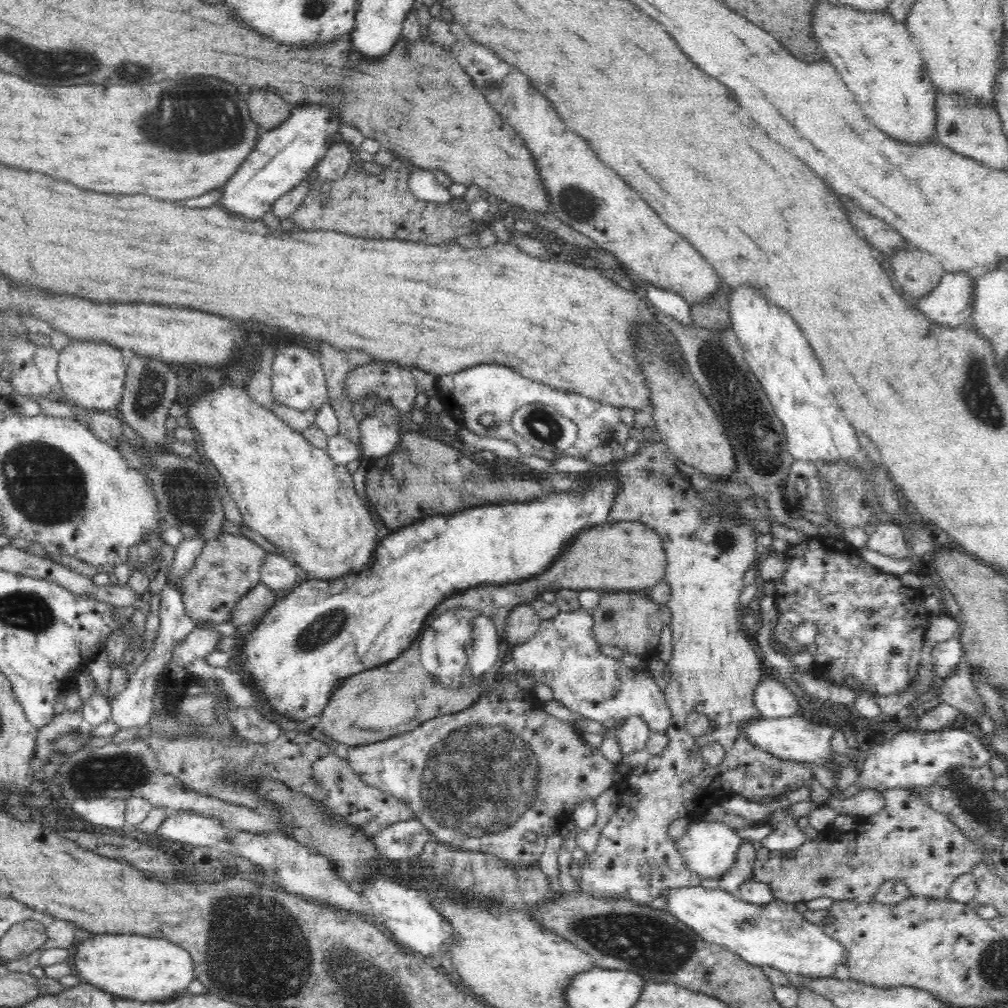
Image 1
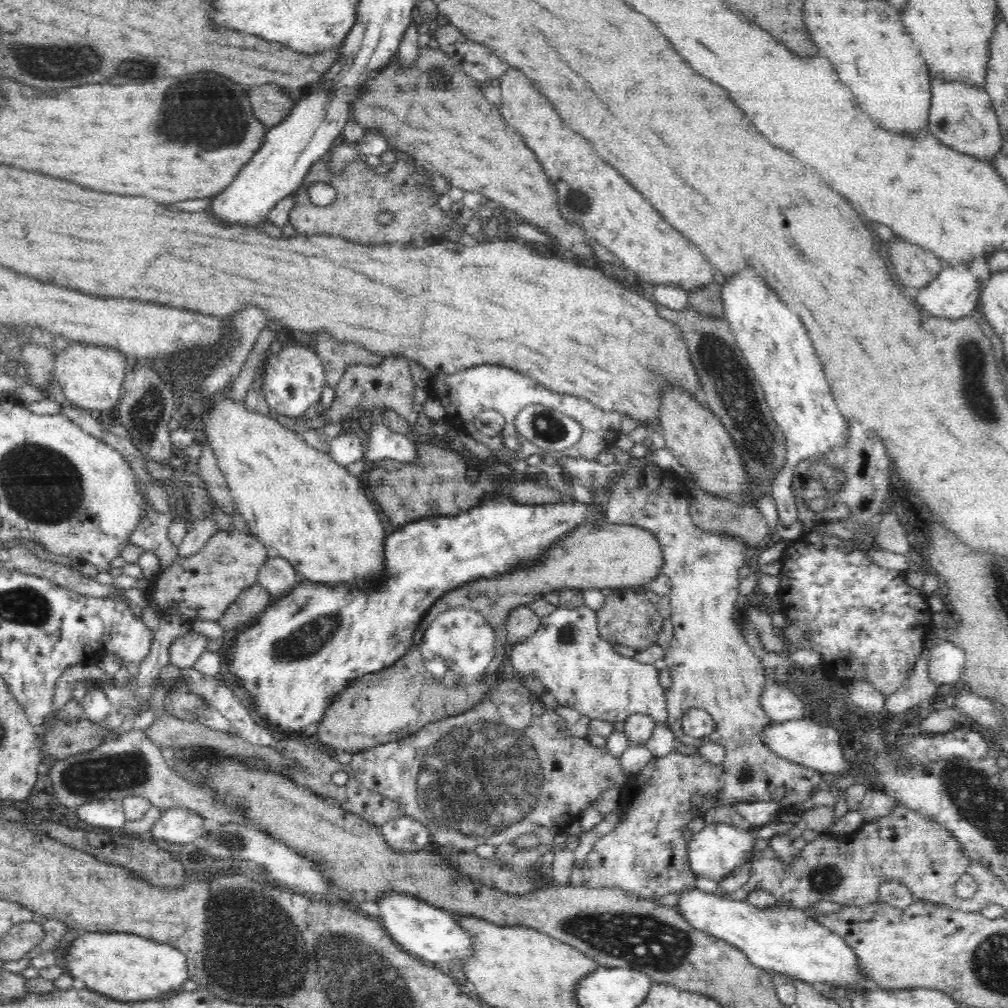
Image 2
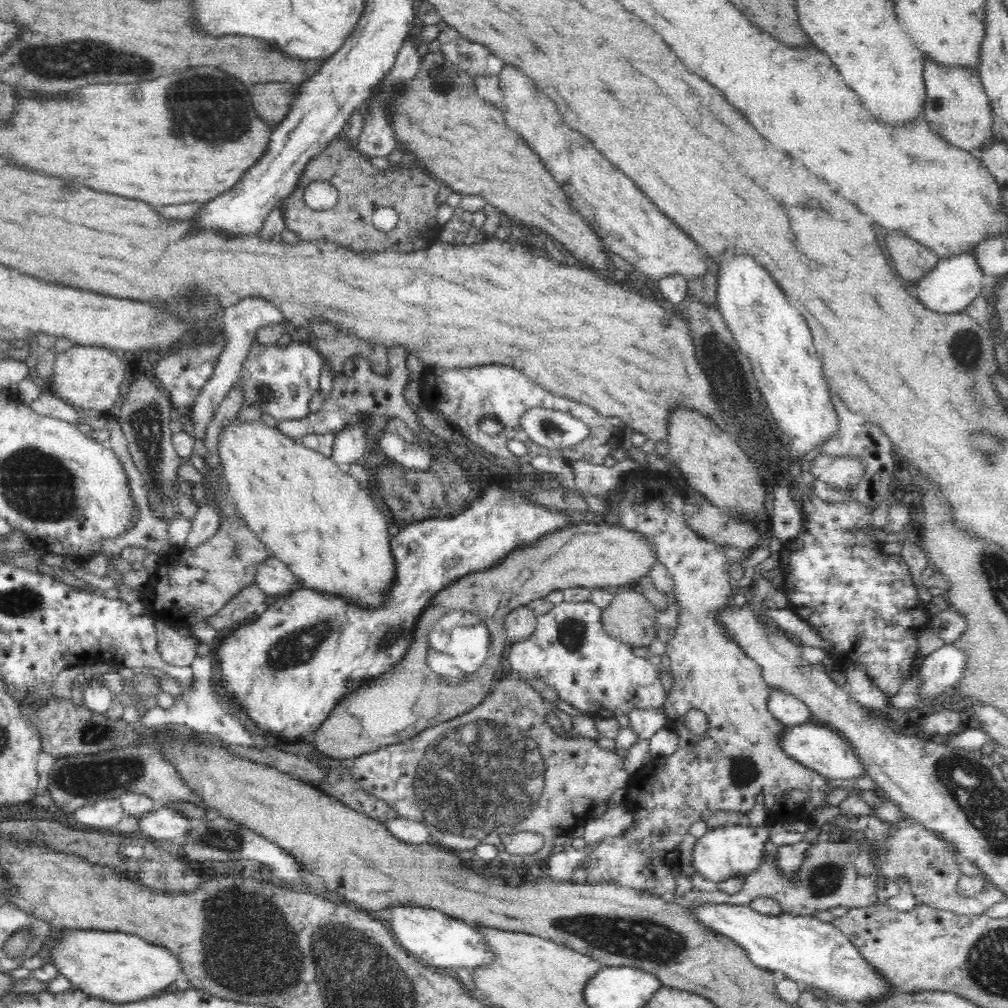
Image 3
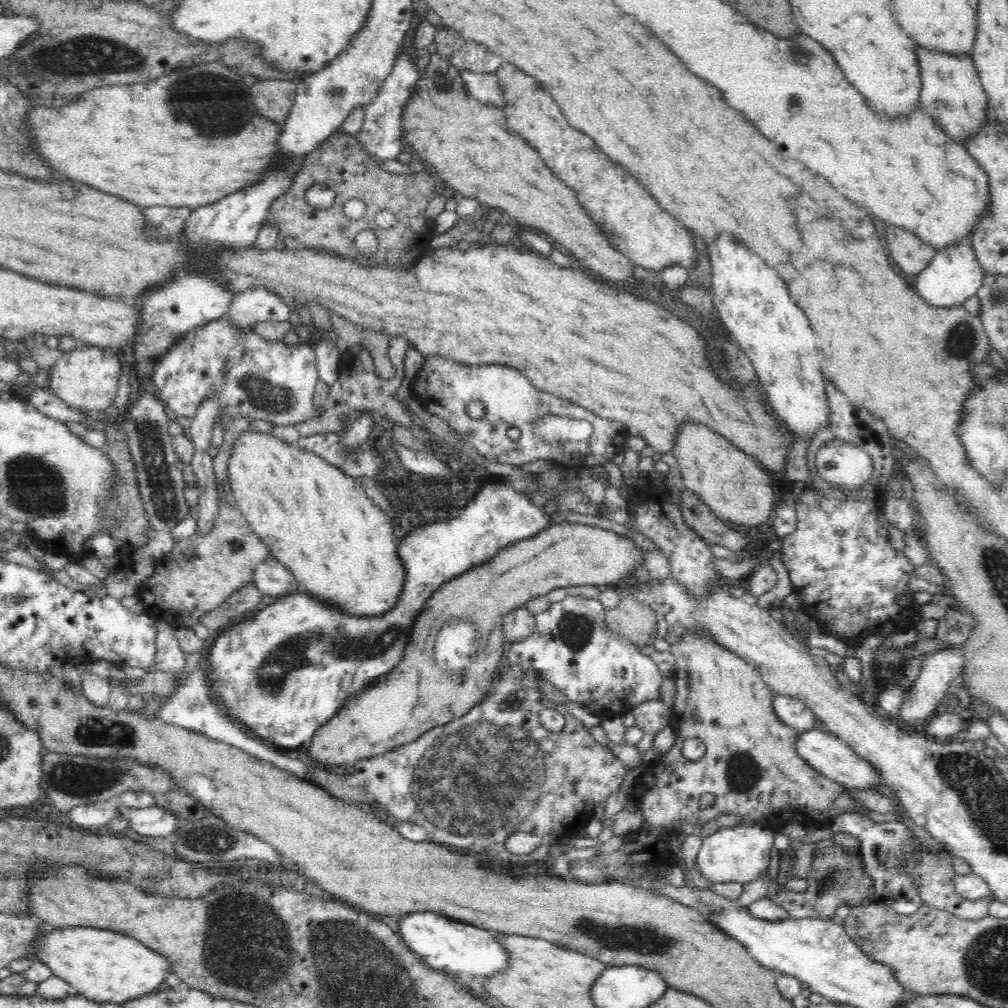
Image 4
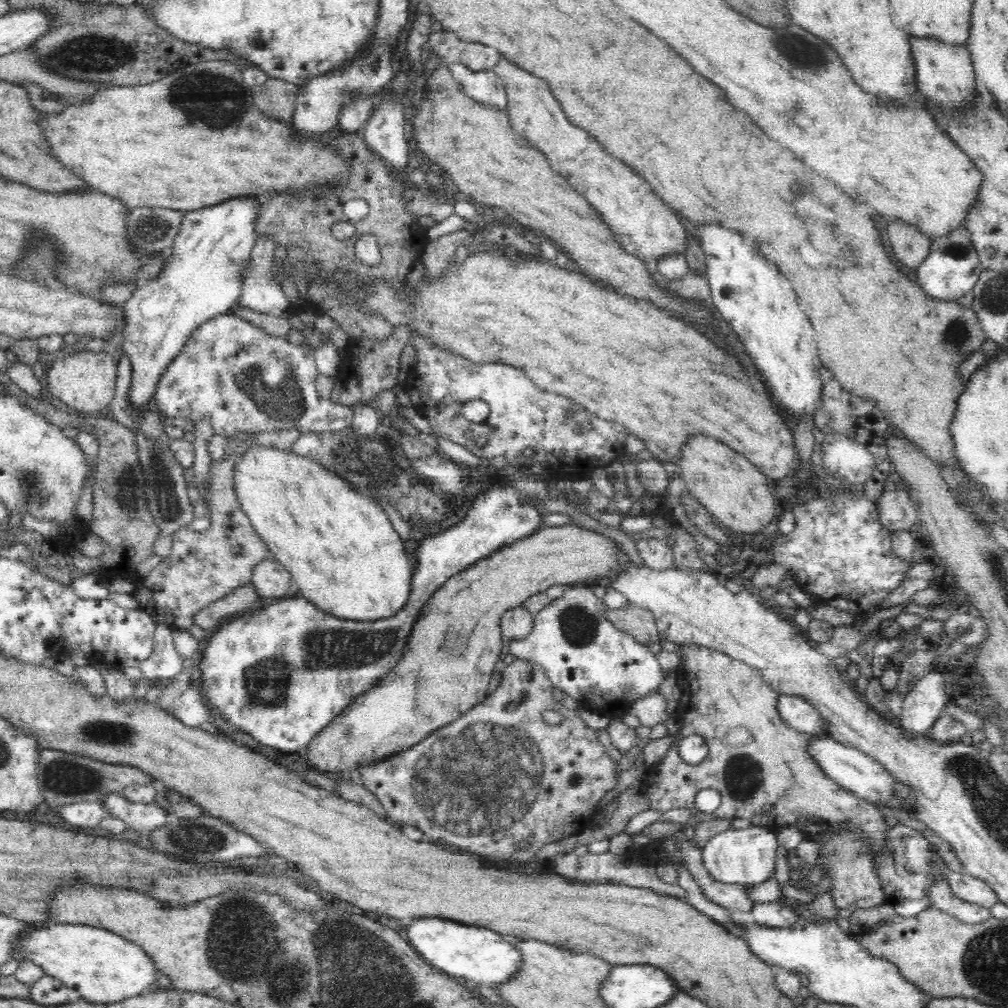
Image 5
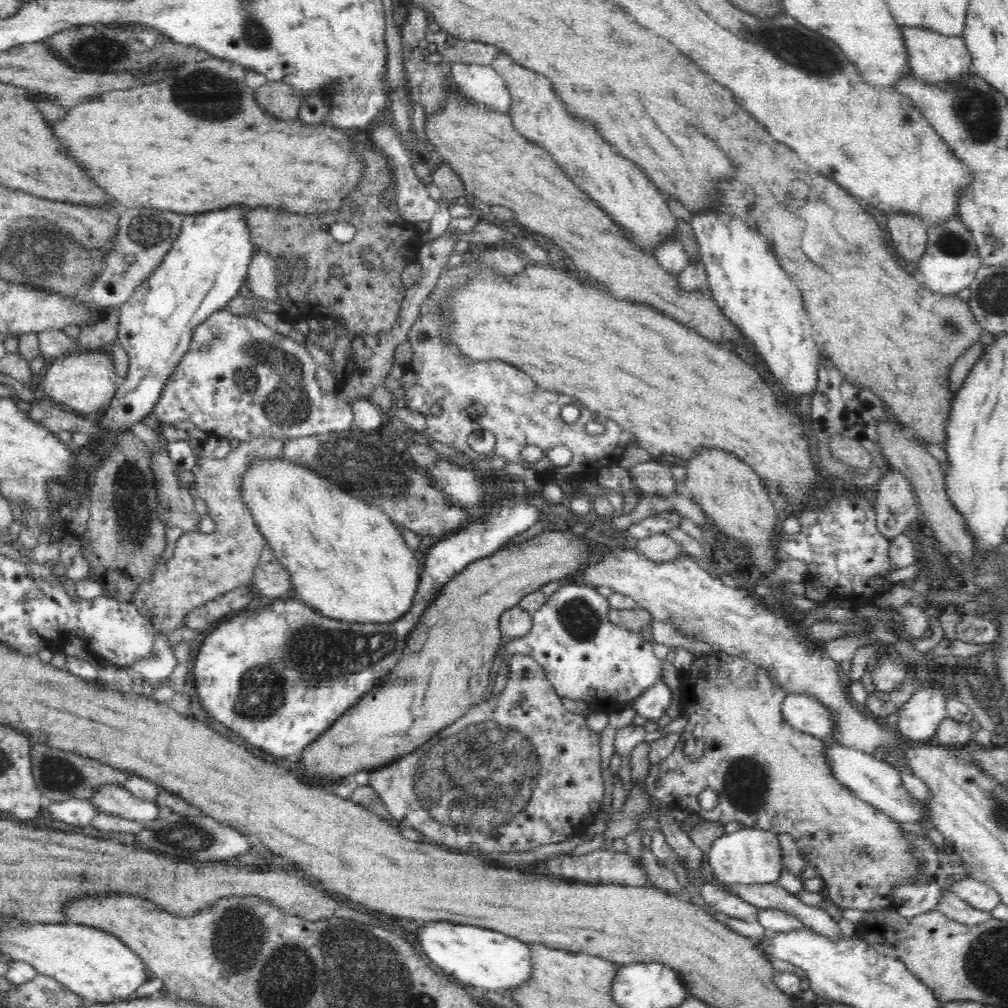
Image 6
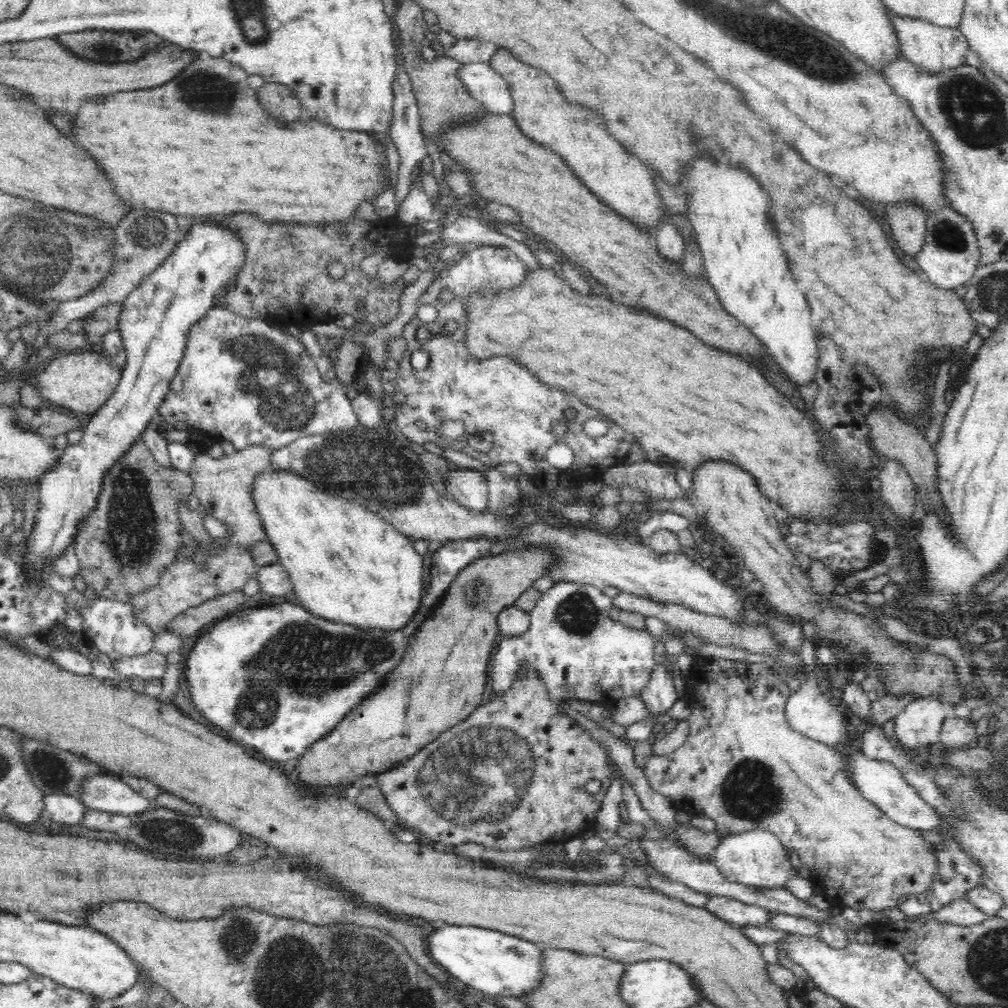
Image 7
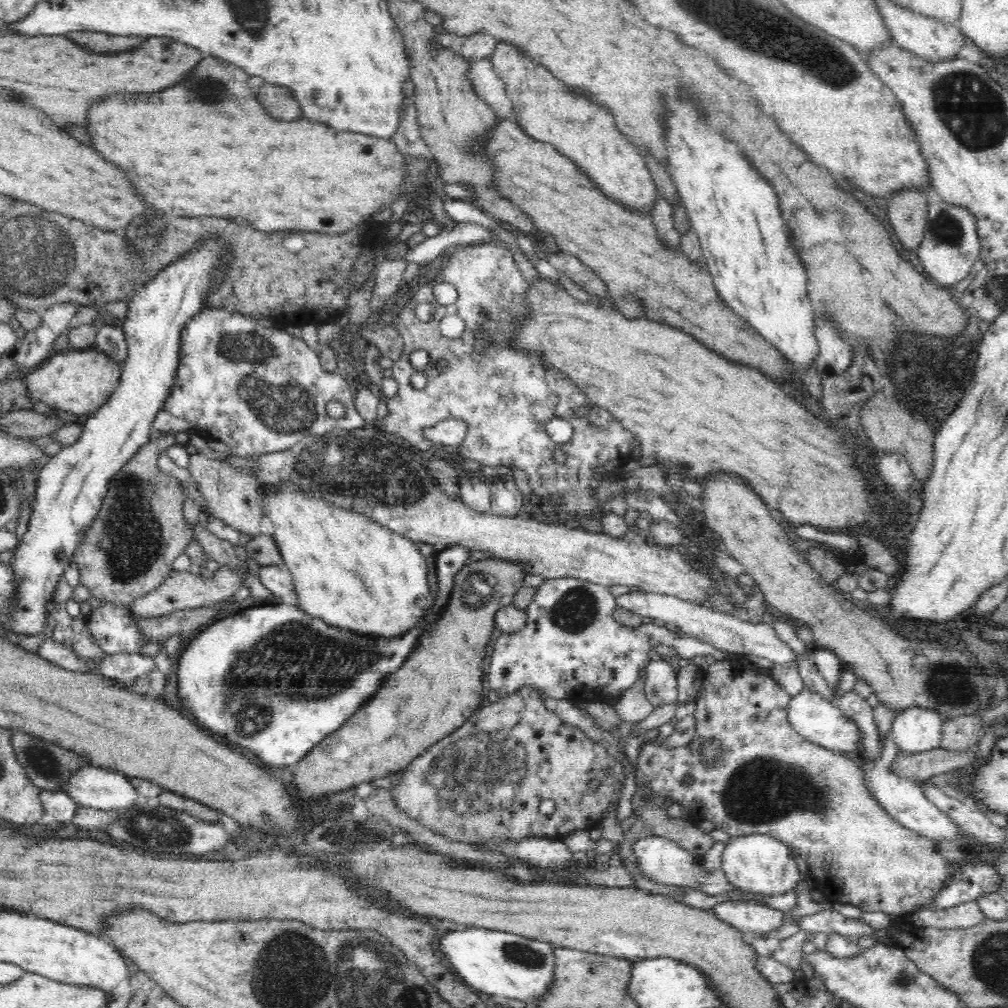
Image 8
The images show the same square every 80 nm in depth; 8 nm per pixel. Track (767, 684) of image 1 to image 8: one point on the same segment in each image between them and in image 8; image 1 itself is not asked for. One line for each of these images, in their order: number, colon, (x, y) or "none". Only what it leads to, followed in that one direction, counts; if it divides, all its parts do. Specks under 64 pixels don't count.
2: (781, 703)
3: (787, 708)
4: (792, 711)
5: (797, 712)
6: (802, 712)
7: (807, 711)
8: (820, 721)

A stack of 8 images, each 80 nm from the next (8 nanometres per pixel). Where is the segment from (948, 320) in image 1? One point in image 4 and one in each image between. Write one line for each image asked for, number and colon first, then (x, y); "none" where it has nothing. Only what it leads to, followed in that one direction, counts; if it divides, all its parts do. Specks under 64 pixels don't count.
2: (954, 293)
3: (951, 287)
4: (954, 275)

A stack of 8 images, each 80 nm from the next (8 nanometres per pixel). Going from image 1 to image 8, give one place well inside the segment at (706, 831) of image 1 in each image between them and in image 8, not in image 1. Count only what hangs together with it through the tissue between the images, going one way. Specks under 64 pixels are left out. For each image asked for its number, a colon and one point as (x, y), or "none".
2: (718, 849)
3: (731, 851)
4: (740, 854)
5: (746, 856)
6: (750, 856)
7: (757, 858)
8: (758, 864)

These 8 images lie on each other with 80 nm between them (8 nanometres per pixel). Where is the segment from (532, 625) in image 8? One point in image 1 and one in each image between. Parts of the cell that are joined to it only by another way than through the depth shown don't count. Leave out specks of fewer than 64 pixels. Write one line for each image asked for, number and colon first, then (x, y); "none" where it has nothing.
1: (562, 654)
2: (566, 654)
3: (596, 673)
4: (571, 647)
5: (584, 655)
6: (586, 657)
7: (580, 653)

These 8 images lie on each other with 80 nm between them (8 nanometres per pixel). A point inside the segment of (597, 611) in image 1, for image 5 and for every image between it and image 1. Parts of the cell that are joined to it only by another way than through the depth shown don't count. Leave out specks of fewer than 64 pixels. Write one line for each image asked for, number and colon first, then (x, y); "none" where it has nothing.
2: (628, 618)
3: (630, 617)
4: (632, 619)
5: (638, 622)

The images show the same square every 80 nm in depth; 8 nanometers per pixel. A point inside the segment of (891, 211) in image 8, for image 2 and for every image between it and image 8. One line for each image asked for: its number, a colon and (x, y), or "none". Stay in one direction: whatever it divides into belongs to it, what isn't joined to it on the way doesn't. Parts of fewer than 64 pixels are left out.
2: (915, 266)
3: (913, 260)
4: (912, 254)
5: (910, 246)
6: (909, 236)
7: (908, 221)

